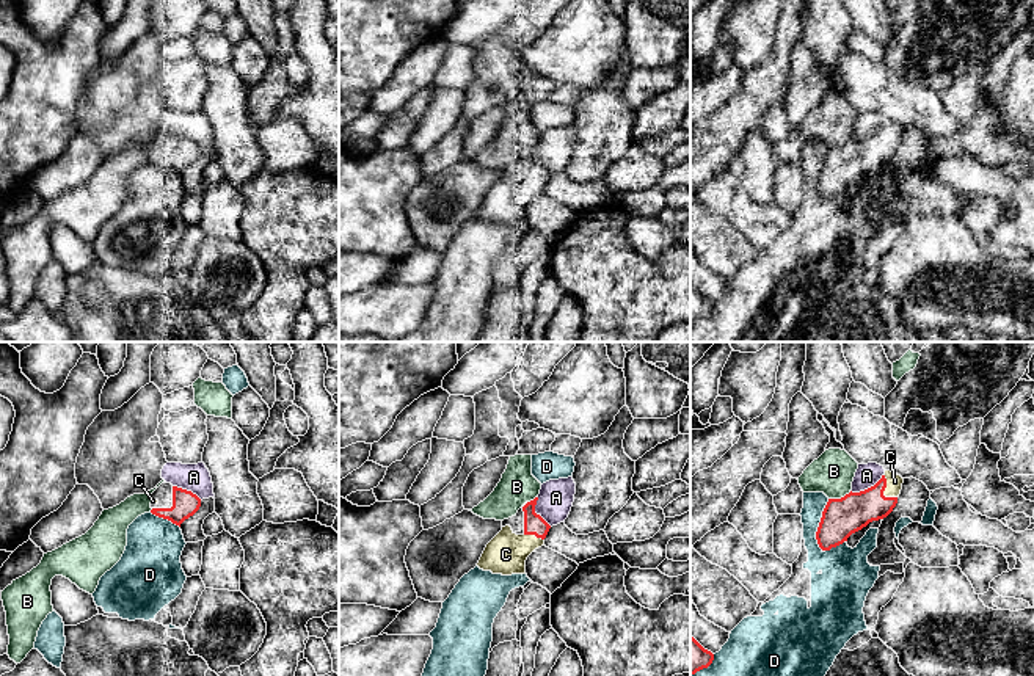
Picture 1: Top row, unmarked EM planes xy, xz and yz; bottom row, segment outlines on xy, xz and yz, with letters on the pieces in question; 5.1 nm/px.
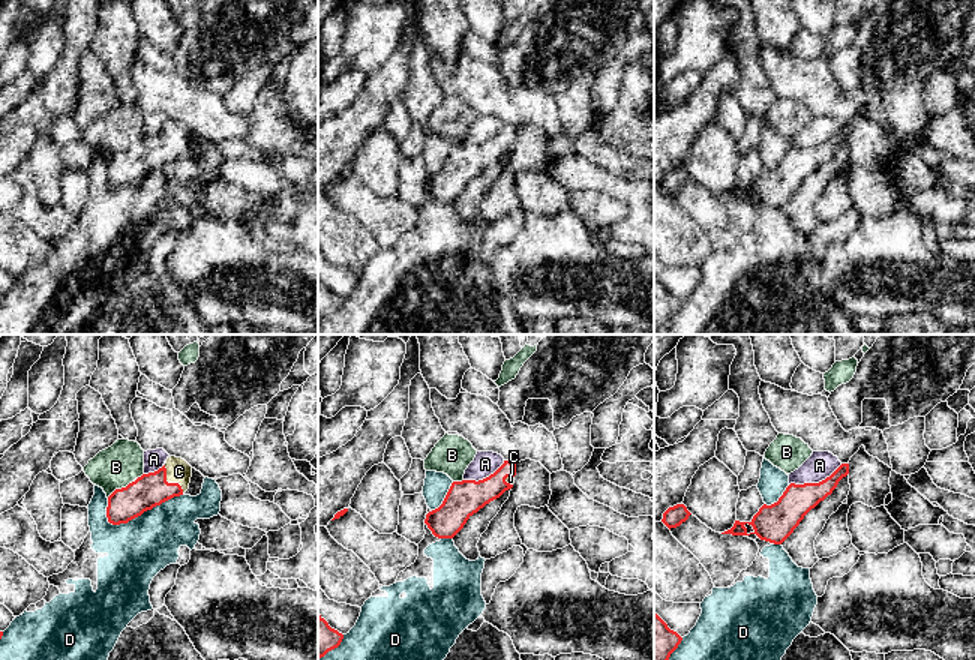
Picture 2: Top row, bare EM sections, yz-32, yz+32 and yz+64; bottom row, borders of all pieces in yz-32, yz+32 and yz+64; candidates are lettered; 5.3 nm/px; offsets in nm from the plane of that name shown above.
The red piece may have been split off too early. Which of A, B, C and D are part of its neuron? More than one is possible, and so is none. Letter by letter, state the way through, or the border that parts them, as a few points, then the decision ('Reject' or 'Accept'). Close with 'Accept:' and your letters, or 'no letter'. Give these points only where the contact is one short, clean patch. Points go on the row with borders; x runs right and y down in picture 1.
A: Reject
B: Reject
C: Accept
D: Reject
Accept: C

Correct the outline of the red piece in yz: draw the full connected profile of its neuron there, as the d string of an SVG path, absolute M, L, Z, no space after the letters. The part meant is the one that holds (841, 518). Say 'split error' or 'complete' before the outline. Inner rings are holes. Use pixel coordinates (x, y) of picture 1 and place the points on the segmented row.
split error; M885 471L882 478L860 492L841 499L828 499L816 532L822 551L830 551L872 521L887 518L897 503L904 478Z

